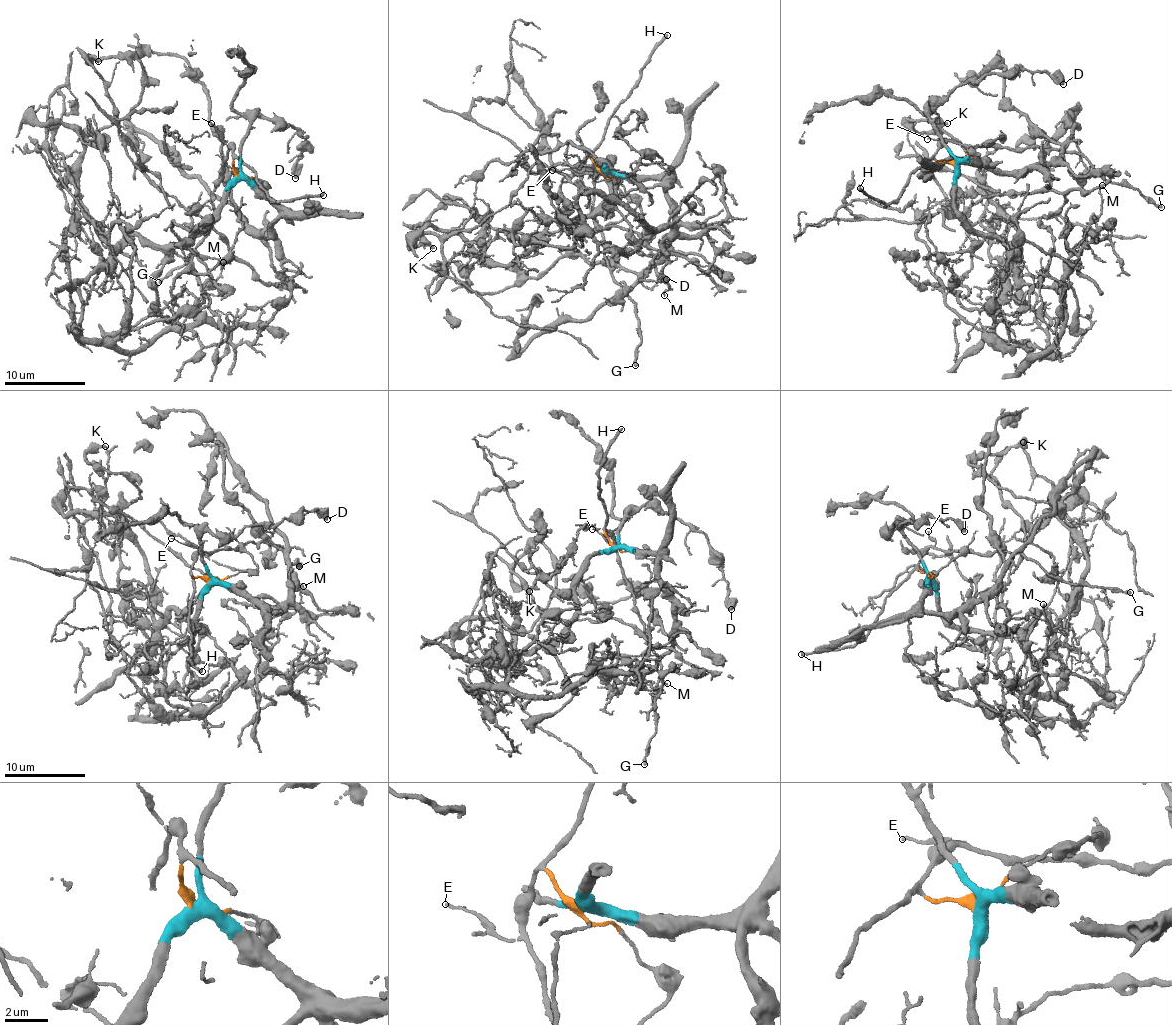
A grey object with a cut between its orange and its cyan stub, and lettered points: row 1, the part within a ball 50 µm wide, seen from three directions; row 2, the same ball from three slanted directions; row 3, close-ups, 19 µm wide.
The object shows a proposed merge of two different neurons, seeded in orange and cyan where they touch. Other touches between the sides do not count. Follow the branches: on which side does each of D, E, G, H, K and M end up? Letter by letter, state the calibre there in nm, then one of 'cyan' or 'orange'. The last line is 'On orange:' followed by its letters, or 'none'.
D: calibre 600 nm; cyan
E: calibre 90 nm; orange
G: calibre 280 nm; orange
H: calibre 280 nm; orange
K: calibre 240 nm; cyan
M: calibre 130 nm; cyan
On orange: E, G, H

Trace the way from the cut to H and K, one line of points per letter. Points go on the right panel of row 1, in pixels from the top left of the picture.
H: (955, 162), (943, 162), (932, 158), (909, 176), (901, 195), (887, 203), (865, 194), (859, 188)
K: (955, 164), (963, 222), (1001, 239), (1006, 270), (1019, 237), (984, 173), (938, 127), (909, 126), (947, 122)

